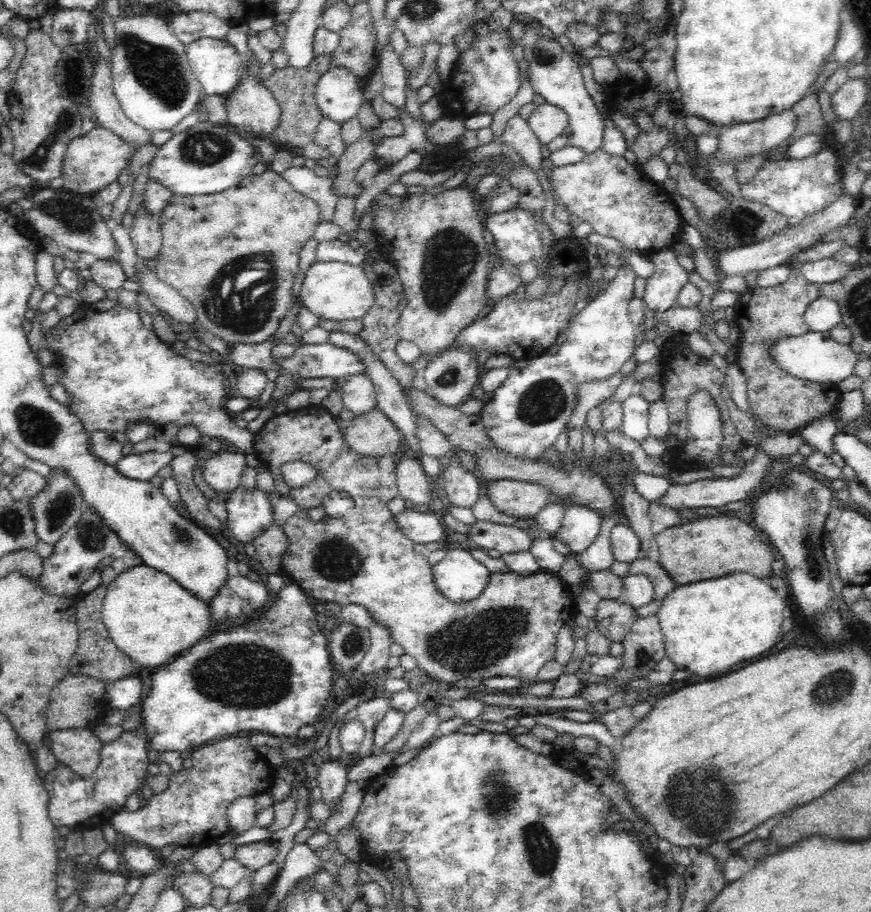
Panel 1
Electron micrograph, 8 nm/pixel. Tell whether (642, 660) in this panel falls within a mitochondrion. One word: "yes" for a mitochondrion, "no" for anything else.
yes

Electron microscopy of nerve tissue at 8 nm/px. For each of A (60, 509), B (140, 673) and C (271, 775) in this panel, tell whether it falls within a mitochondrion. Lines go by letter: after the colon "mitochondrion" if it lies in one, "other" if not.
A: mitochondrion
B: other
C: other

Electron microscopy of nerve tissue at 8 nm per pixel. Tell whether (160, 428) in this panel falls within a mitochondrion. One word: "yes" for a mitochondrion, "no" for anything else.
no

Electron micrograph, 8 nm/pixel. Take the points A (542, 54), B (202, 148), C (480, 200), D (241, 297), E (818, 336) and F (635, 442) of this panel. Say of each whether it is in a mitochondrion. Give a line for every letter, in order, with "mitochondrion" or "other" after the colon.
A: mitochondrion
B: mitochondrion
C: other
D: mitochondrion
E: other
F: other

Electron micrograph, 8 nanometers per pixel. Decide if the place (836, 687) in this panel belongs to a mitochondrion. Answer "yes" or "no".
yes

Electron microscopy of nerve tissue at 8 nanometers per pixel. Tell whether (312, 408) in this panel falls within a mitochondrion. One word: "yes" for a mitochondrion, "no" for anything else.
no

